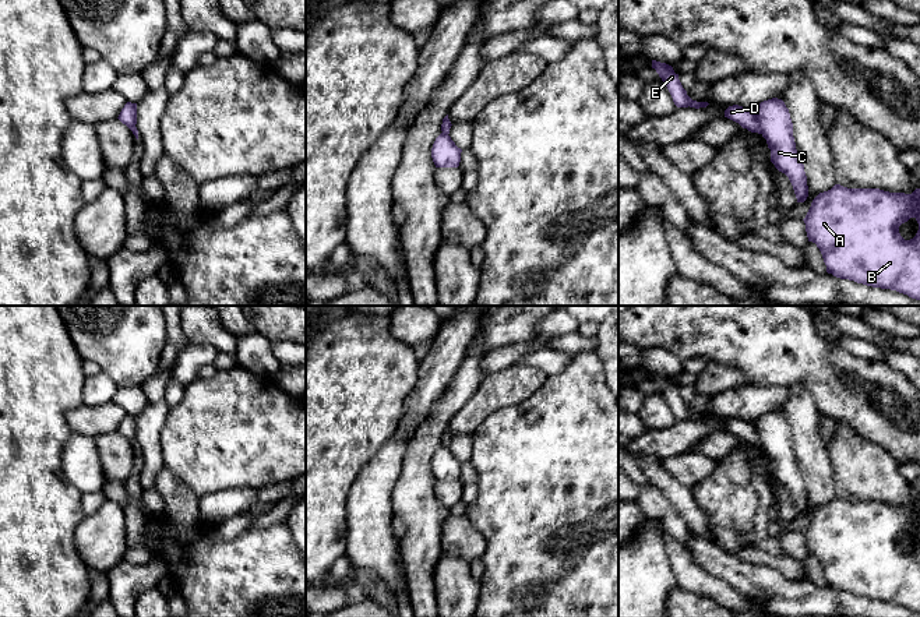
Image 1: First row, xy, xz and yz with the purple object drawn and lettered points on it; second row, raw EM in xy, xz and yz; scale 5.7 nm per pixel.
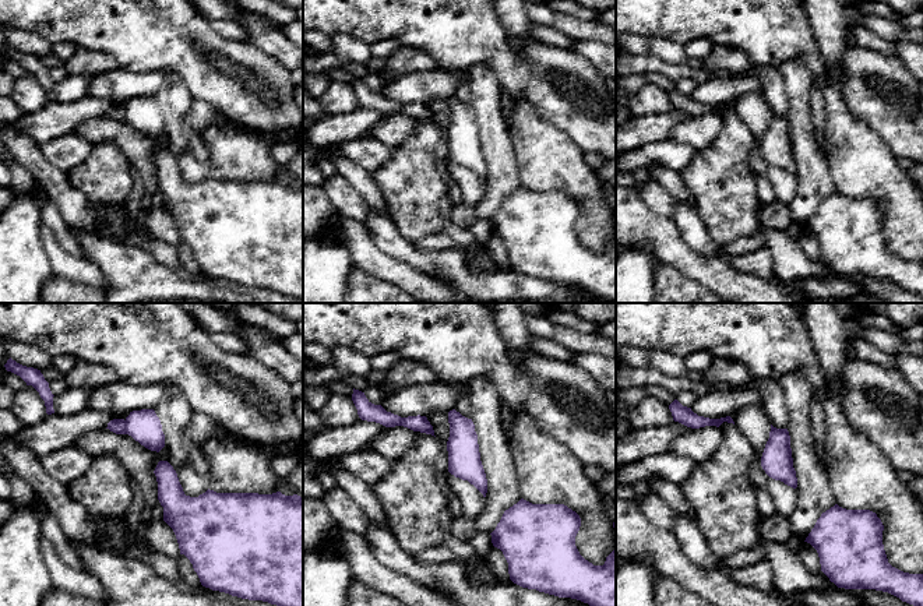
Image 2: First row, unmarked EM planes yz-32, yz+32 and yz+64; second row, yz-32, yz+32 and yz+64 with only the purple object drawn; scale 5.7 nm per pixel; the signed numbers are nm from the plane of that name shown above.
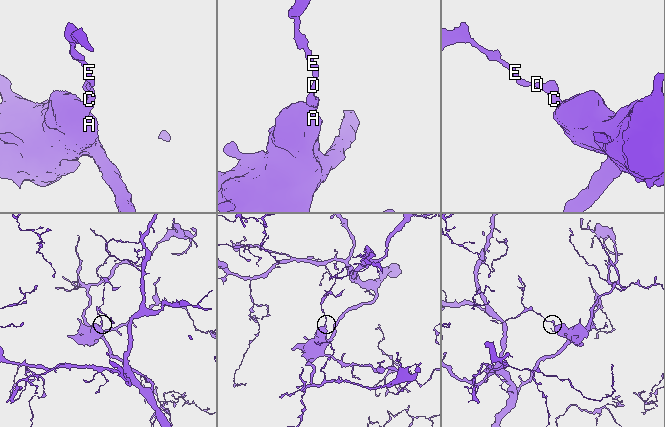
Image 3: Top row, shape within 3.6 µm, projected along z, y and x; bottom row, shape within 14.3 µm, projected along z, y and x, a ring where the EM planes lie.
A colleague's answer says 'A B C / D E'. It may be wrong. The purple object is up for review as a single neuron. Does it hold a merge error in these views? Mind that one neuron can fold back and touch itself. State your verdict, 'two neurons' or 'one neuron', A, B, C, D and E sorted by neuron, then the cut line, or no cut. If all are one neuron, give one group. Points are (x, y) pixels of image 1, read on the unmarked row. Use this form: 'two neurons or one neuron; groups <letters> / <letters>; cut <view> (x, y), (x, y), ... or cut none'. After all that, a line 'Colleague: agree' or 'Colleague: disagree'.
two neurons; groups A B C / D E; cut yz (754, 426), (761, 445)
Colleague: agree

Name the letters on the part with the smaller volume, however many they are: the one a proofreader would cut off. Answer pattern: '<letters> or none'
D, E

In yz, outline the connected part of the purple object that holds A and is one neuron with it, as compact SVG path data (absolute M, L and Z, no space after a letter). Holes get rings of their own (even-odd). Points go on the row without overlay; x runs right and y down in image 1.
M835 497L813 512L803 533L808 554L815 556L819 561L828 586L873 600L896 603L920 613L920 501L912 507L905 507L880 501L847 501ZM910 530L917 533L919 543L913 551L905 553L899 546L899 539Z

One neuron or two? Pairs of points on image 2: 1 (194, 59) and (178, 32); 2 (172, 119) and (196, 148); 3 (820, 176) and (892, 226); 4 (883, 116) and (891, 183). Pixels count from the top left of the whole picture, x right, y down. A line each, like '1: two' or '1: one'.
1: one
2: one
3: two
4: two

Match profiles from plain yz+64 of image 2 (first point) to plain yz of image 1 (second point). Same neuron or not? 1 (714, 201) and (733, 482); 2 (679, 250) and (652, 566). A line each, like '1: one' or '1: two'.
1: one
2: two

